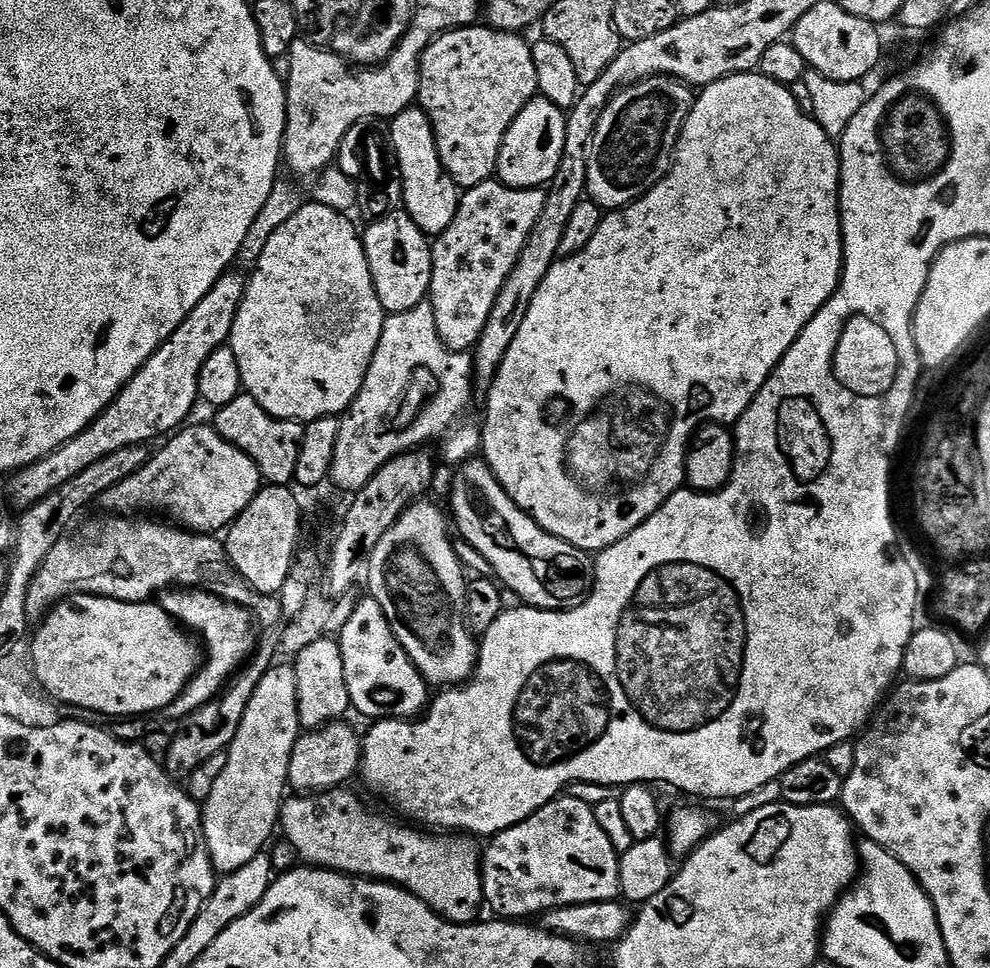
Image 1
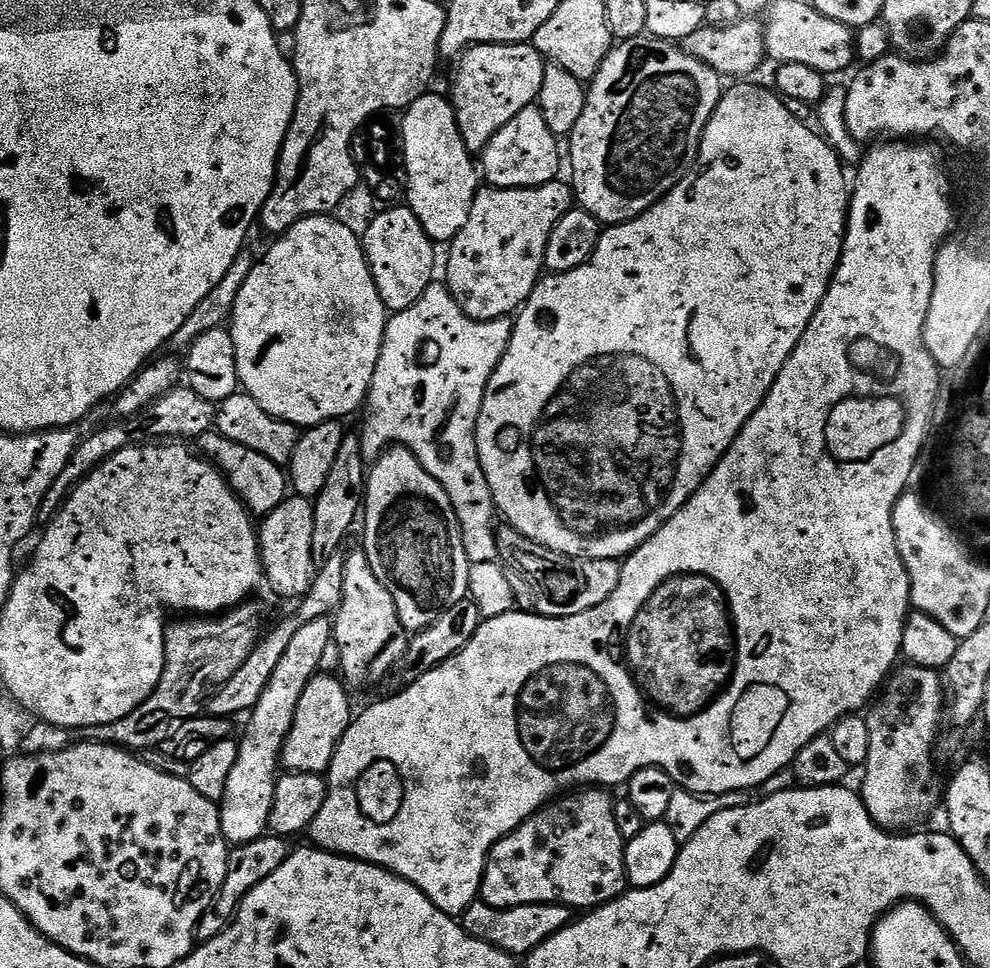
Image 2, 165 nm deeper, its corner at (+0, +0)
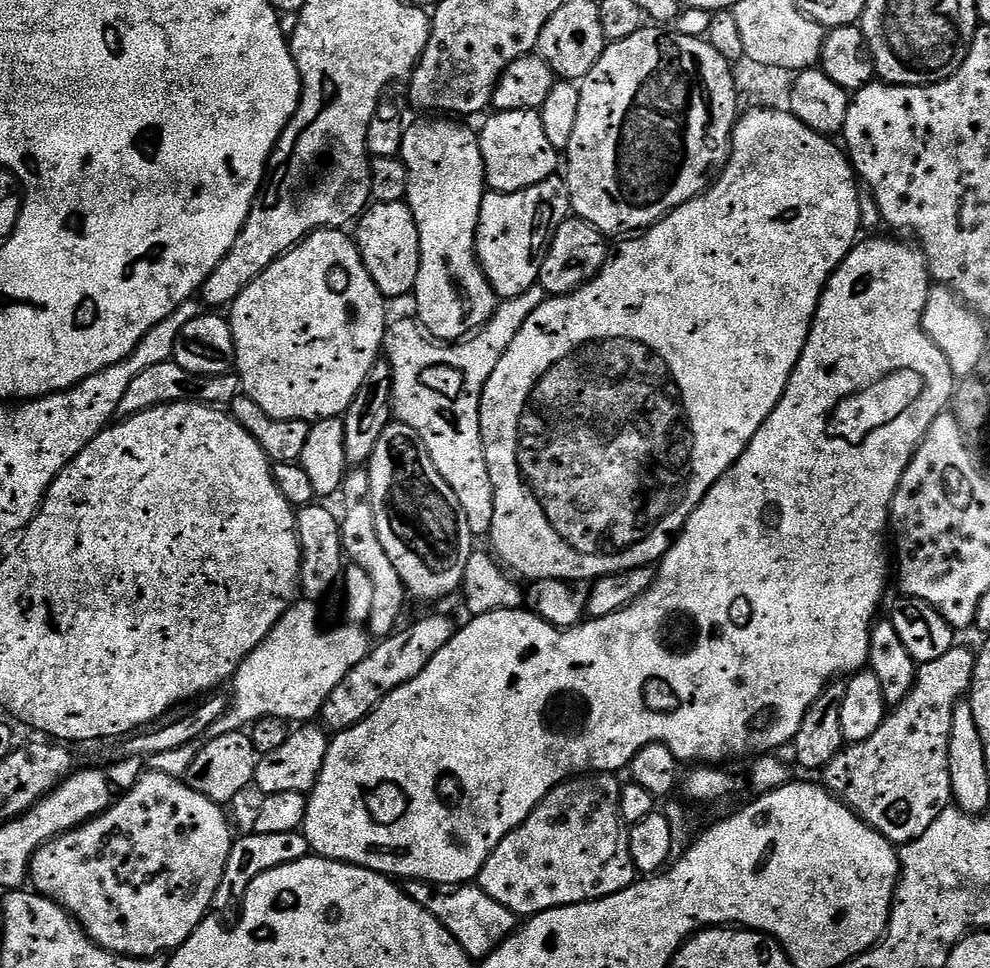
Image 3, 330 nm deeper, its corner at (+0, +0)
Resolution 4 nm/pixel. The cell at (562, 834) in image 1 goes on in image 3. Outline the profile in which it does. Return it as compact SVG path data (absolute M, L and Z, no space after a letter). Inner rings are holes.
M596 774L591 778L566 780L554 790L550 790L550 794L546 794L543 802L520 823L520 827L513 830L506 838L502 838L500 845L490 854L490 858L485 862L484 869L480 871L478 877L479 888L486 894L490 894L490 898L494 898L494 902L502 902L502 906L506 906L506 910L510 910L518 918L531 918L537 916L539 912L545 912L551 908L565 908L571 904L585 904L591 900L601 900L610 894L618 894L635 884L638 873L634 858L630 854L629 829L620 819L620 790L622 784L621 781L618 782L616 779L617 777L612 774Z

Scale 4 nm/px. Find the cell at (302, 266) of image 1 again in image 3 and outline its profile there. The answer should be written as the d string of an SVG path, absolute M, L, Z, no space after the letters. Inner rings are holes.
M329 227L312 232L309 236L304 237L299 244L294 245L291 250L279 256L265 272L258 274L258 278L254 278L254 282L250 282L250 286L246 286L246 290L242 290L242 294L238 294L236 301L230 305L230 313L232 312L230 323L236 347L234 368L240 377L243 395L258 402L258 406L262 406L262 410L266 410L266 414L270 414L270 418L315 422L343 417L348 407L354 402L359 388L366 382L371 368L375 366L377 360L381 359L386 331L386 319L384 320L386 298L378 290L374 278L370 278L360 257L360 249L356 247L355 239L349 233L347 236L346 233L347 231Z

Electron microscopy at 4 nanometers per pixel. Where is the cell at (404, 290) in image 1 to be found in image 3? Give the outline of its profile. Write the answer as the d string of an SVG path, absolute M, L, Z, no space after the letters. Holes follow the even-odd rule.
M404 202L373 203L359 217L355 225L354 239L360 249L360 257L378 290L385 298L404 296L413 291L420 265L420 235L414 222L414 214Z

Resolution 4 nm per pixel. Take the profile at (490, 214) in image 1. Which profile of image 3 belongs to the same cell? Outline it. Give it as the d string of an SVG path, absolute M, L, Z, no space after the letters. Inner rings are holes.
M560 174L546 178L542 182L538 182L538 186L530 186L526 190L517 192L485 191L476 231L476 257L480 260L489 286L496 291L500 300L518 298L539 285L542 262L550 250L550 242L554 238L558 226L562 226L562 222L569 219L571 212L572 199L568 193L568 181Z

